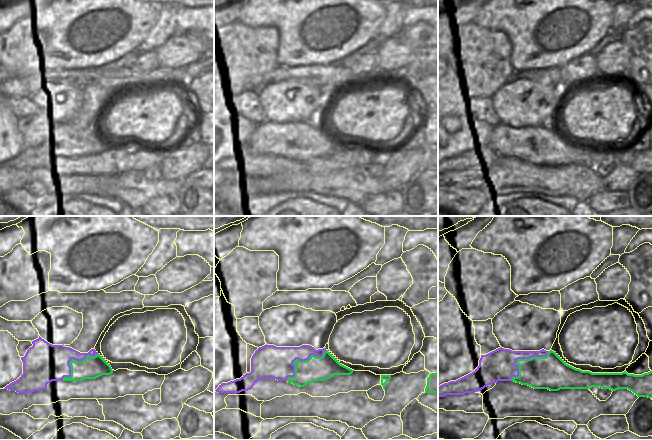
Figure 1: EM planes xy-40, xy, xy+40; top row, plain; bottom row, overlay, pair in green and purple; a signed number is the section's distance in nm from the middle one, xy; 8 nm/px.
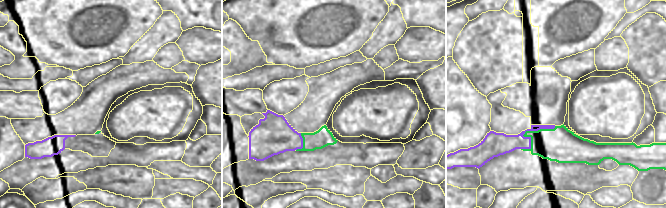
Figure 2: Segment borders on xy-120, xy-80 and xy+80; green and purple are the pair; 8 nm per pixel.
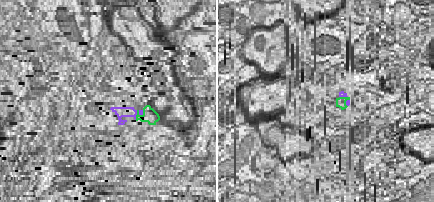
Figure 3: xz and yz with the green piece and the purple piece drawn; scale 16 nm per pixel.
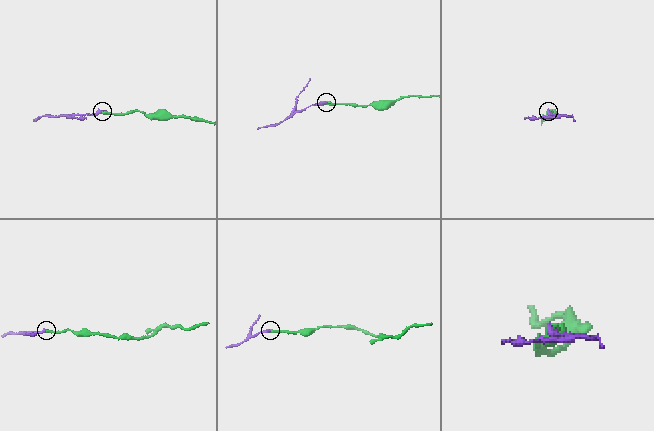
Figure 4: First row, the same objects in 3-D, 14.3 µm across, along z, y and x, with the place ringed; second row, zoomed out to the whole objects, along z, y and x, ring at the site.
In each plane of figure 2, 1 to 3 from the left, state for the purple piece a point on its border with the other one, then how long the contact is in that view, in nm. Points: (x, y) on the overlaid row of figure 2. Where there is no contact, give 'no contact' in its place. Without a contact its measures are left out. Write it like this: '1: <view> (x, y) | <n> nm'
1: no contact
2: xy-80 (303, 143) | 150 nm
3: xy+80 (526, 131) | 340 nm

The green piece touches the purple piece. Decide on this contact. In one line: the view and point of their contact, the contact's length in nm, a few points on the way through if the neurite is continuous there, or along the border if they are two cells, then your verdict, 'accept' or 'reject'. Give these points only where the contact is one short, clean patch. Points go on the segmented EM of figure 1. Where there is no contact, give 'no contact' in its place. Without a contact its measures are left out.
meets green in xy+40 at (521, 359); contact 400 nm long; border along xy+40 (549, 351), (519, 358), (518, 375), (510, 380); reject

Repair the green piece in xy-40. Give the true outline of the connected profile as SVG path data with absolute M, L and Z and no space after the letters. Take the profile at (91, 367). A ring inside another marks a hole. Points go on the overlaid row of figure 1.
M100 354L94 357L87 355L82 361L72 359L69 364L71 366L71 376L64 377L63 381L96 379L102 375L110 375L114 371Z

